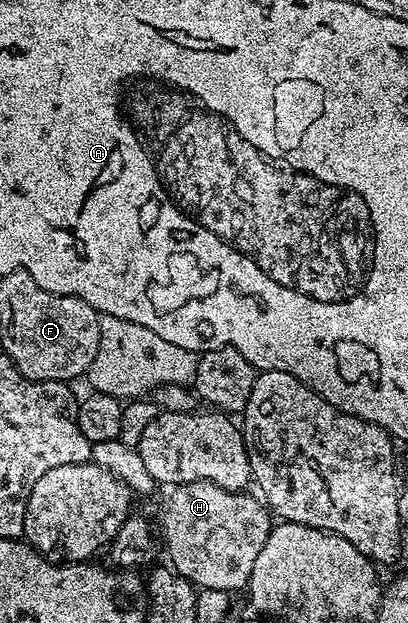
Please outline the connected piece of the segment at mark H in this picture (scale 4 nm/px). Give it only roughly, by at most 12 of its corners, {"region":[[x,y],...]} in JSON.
{"region":[[174,487],[157,534],[196,588],[244,589],[273,518],[254,493]]}

